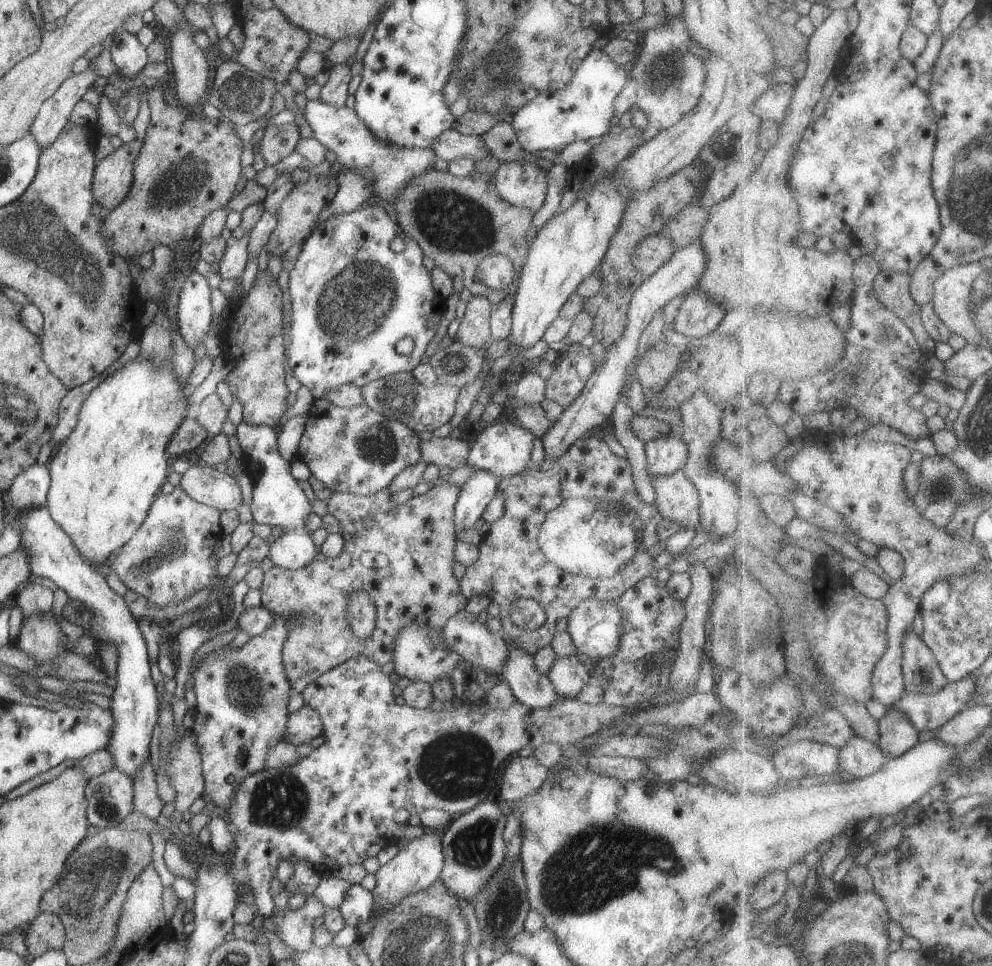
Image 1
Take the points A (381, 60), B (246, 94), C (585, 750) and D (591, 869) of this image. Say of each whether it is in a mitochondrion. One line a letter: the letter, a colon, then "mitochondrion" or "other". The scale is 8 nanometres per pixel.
A: other
B: mitochondrion
C: other
D: mitochondrion

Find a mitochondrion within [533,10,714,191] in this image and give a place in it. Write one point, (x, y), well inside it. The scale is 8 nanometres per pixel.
(667, 75)

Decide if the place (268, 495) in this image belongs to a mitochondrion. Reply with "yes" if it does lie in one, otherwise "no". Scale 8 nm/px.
no

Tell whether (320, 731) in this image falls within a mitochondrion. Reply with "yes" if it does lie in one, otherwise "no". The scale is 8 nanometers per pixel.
no

